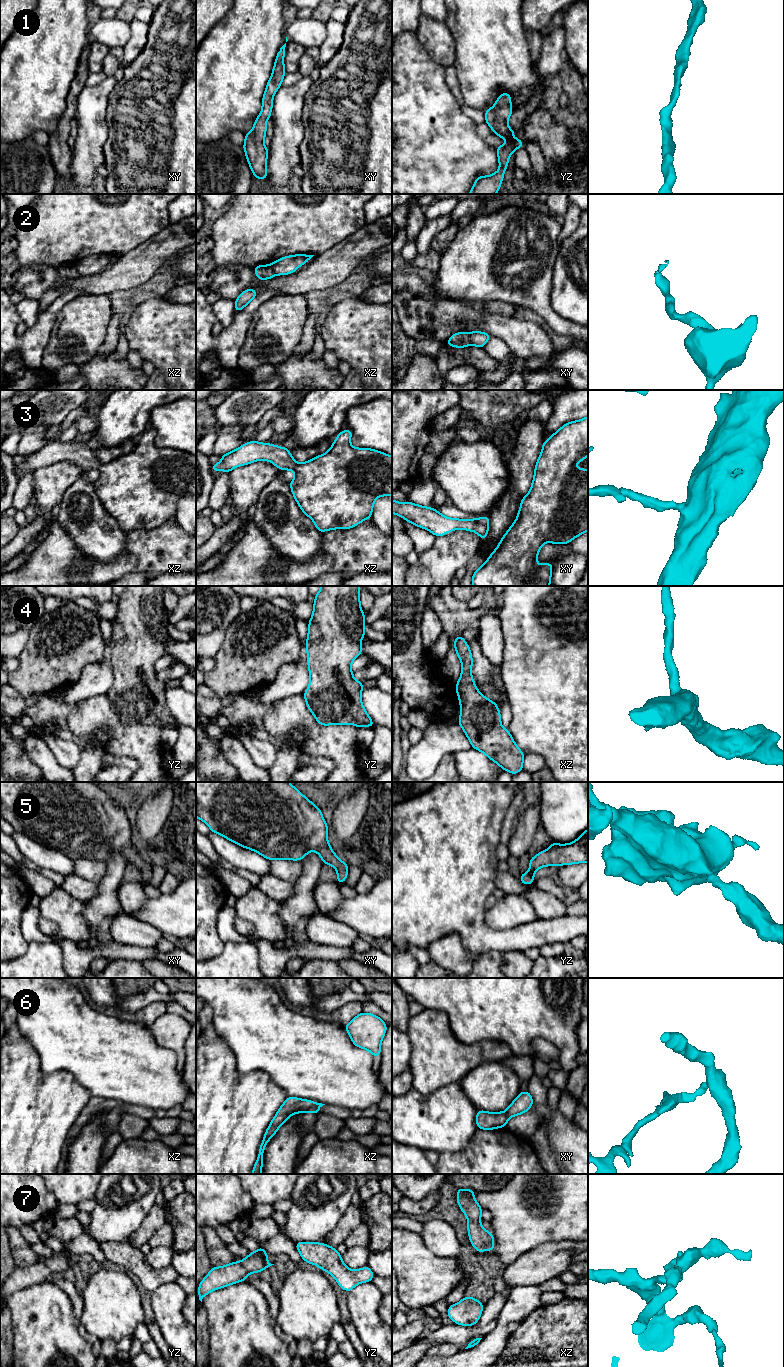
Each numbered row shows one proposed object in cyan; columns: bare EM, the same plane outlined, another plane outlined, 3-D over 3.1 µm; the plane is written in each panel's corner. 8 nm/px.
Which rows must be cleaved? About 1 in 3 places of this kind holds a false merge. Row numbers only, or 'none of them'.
6

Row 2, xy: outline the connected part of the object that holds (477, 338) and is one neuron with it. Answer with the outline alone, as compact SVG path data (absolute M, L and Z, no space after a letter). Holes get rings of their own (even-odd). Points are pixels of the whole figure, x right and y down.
M462 331L453 334L447 340L446 344L448 346L457 347L457 348L467 347L470 344L479 348L483 348L490 338L491 338L490 334L481 331L473 331L471 333Z

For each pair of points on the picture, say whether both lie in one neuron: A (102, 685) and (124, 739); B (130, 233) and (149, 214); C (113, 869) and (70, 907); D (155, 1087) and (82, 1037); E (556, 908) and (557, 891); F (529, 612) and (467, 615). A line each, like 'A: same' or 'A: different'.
A: different
B: same
C: different
D: same
E: different
F: different

